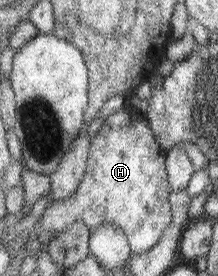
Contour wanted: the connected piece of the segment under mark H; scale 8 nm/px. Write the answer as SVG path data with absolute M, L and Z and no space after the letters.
M118 110L108 116L100 130L92 136L86 176L77 193L63 201L53 201L48 204L38 226L40 230L50 230L50 232L54 230L58 233L66 225L76 221L84 221L90 226L90 230L100 229L106 223L116 223L116 226L126 231L132 252L146 253L160 242L164 231L172 224L174 214L170 208L170 196L168 196L171 190L167 154L164 155L164 149L158 142L149 119L142 113L128 114L128 112Z

